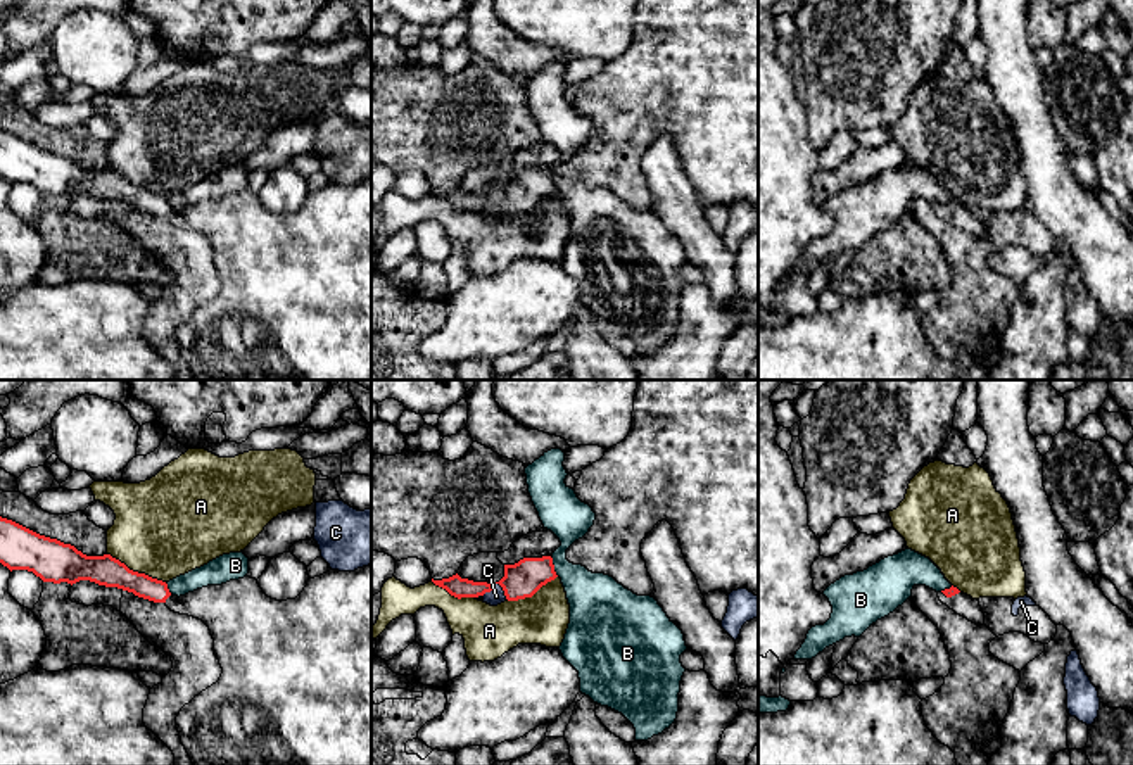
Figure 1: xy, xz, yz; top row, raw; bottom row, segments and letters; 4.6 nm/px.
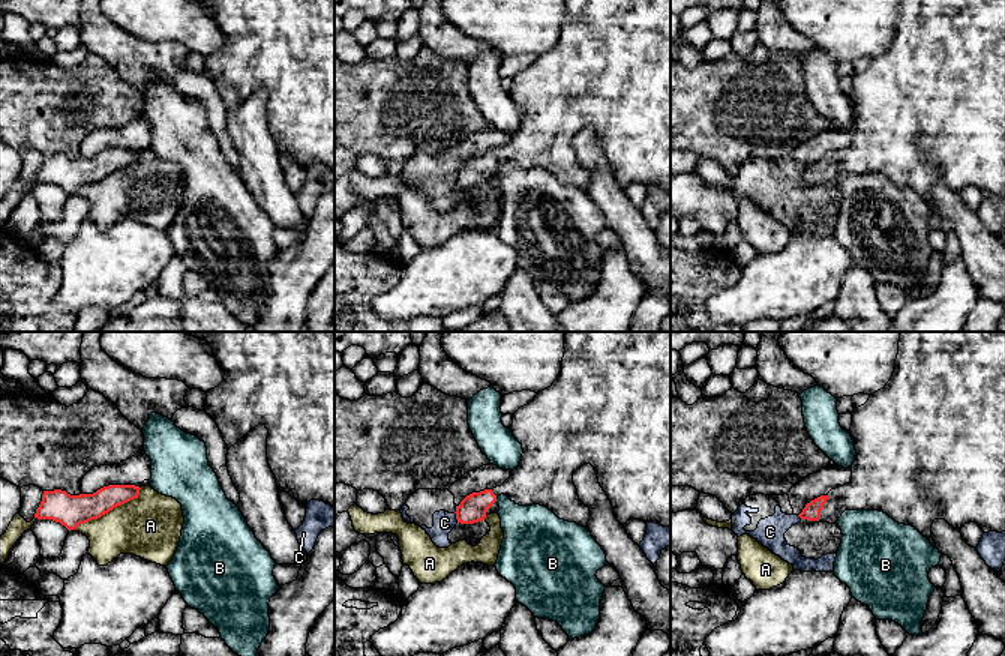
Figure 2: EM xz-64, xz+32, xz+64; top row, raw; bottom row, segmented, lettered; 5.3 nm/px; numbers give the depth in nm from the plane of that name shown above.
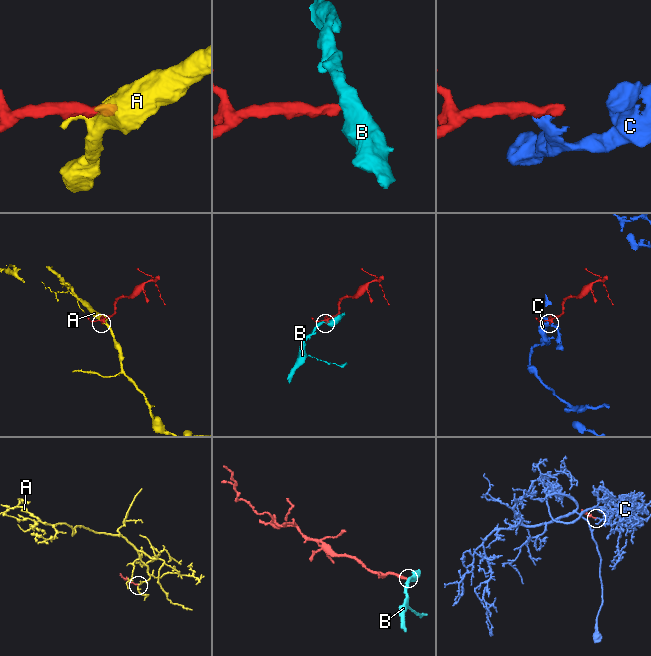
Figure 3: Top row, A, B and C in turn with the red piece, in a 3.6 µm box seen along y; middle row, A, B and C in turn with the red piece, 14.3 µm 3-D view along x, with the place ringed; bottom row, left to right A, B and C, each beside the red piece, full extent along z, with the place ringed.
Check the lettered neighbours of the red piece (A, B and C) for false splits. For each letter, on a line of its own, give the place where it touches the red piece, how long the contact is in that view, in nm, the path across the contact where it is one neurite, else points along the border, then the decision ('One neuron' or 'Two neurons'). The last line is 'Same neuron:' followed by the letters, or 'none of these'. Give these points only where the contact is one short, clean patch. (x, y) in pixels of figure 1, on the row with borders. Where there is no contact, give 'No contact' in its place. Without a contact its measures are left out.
A: Touches red at xy (137, 572). Shared border 300 nm. Two neurons
B: Touches red at xz (553, 567). Shared border 100 nm. Boundary: xz (550, 556), (558, 575). Two neurons
C: Touches red at xz (498, 582). Shared border 120 nm. Two neurons
Same neuron: none of these

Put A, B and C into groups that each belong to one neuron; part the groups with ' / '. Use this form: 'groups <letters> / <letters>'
groups A / B / C

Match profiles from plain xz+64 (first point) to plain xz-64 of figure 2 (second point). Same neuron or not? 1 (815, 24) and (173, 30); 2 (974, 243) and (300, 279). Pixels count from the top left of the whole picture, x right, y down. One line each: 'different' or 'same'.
1: same
2: different

